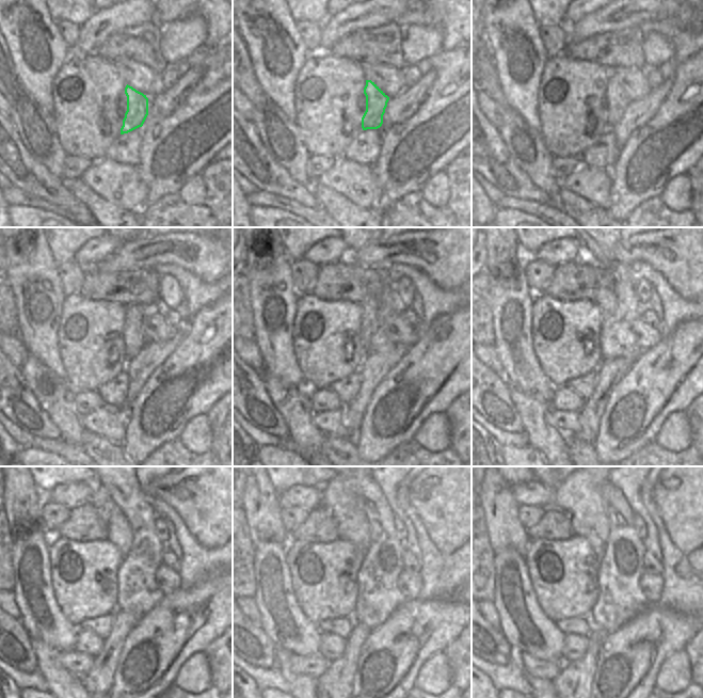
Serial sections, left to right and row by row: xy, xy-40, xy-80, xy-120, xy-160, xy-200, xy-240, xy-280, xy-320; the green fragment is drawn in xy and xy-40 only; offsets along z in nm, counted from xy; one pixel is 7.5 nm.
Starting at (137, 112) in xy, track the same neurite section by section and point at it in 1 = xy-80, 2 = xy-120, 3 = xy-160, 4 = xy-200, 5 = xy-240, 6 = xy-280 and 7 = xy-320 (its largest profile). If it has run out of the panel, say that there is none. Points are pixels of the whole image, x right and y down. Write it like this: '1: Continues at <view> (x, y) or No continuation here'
1: Continues at xy-80 (616, 101)
2: Continues at xy-120 (133, 335)
3: Continues at xy-160 (369, 305)
4: Continues at xy-200 (605, 299)
5: Continues at xy-240 (120, 533)
6: Continues at xy-280 (336, 496)
7: Continues at xy-320 (578, 496).

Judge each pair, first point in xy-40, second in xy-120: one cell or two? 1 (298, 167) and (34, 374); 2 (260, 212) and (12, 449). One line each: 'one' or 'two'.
1: one
2: two

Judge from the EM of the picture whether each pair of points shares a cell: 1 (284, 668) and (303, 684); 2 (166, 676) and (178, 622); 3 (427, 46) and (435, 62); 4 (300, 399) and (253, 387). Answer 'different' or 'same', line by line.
1: same
2: same
3: different
4: different

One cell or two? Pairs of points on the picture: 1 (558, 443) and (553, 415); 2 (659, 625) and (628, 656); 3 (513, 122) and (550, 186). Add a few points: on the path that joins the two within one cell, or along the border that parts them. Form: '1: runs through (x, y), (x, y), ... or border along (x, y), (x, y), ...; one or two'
1: border along (550, 408), (545, 419), (566, 435); two
2: runs through (653, 634), (637, 650); one
3: runs through (518, 138), (537, 162), (539, 170); one

